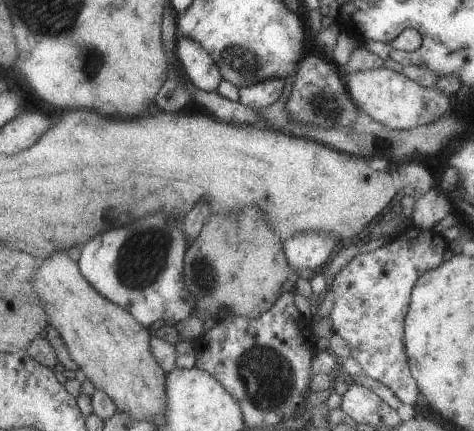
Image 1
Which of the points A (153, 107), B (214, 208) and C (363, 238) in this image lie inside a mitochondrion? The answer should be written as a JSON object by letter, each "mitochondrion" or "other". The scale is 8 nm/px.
{"A":"other","B":"other","C":"other"}

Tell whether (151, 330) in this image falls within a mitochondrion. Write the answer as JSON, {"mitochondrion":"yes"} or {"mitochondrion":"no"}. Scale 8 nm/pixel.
{"mitochondrion":"no"}

